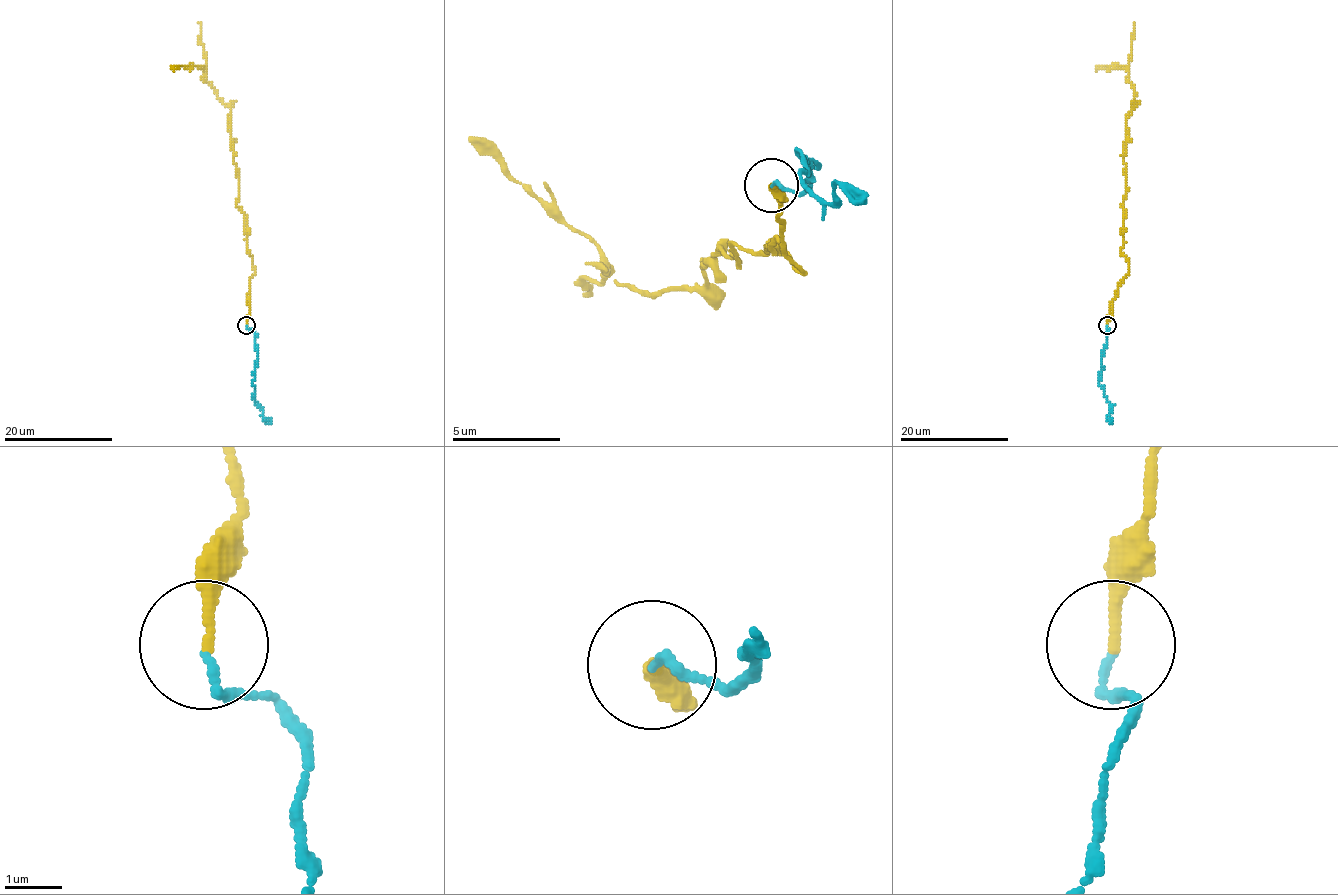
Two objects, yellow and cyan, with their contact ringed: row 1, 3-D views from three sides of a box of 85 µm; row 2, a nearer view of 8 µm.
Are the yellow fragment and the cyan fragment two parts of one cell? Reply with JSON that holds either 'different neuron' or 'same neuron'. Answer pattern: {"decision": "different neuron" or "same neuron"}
{"decision": "same neuron"}

